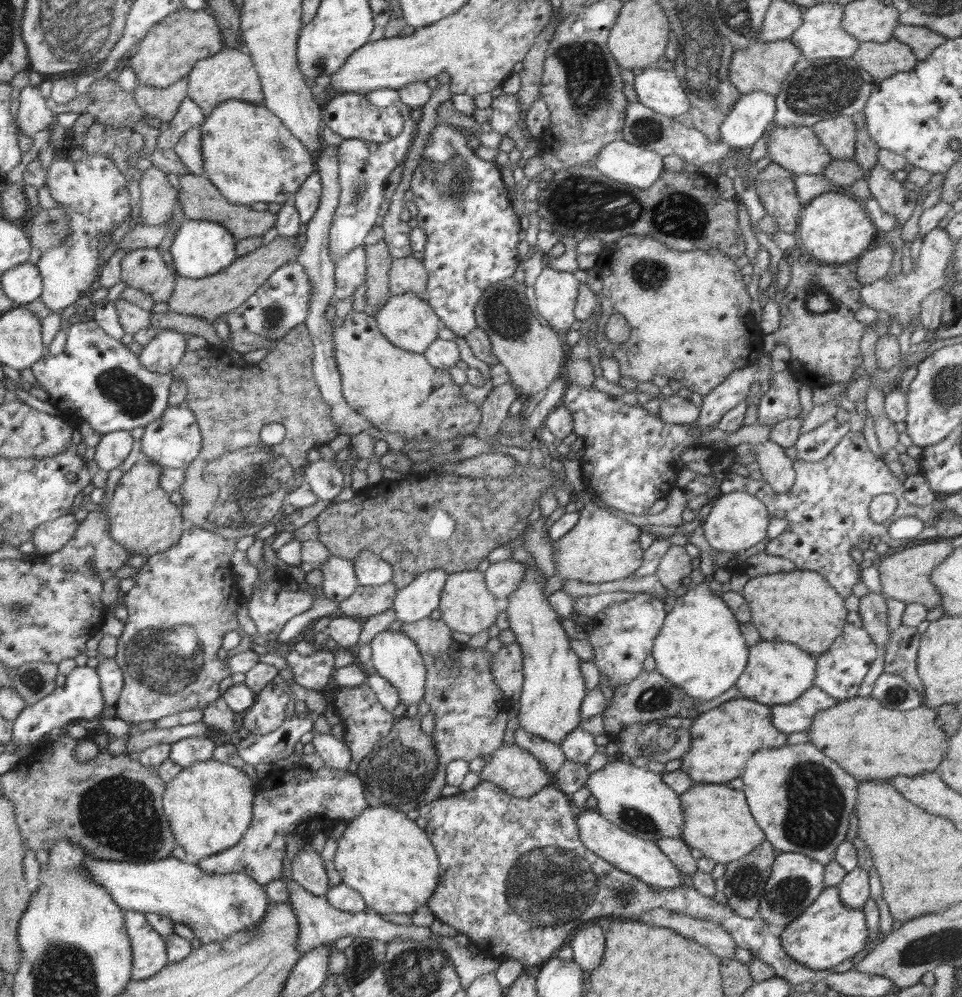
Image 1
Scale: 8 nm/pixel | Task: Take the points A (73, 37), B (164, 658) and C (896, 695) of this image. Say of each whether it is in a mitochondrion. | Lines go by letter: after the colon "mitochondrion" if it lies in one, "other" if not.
A: mitochondrion
B: mitochondrion
C: mitochondrion

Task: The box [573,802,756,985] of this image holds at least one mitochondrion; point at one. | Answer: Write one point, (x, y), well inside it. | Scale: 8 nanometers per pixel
(636, 819)

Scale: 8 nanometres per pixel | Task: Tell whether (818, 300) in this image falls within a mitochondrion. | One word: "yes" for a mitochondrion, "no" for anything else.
yes

